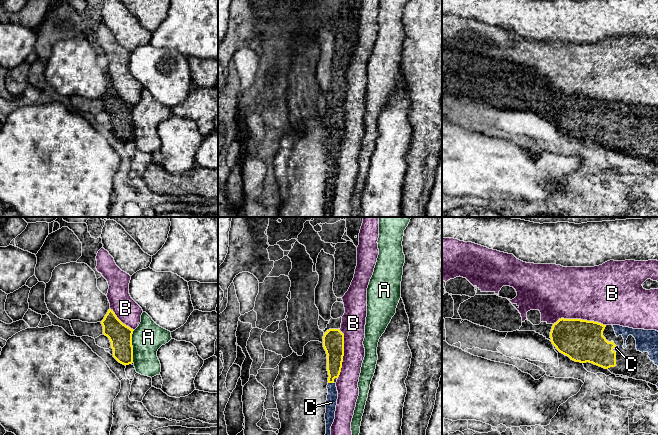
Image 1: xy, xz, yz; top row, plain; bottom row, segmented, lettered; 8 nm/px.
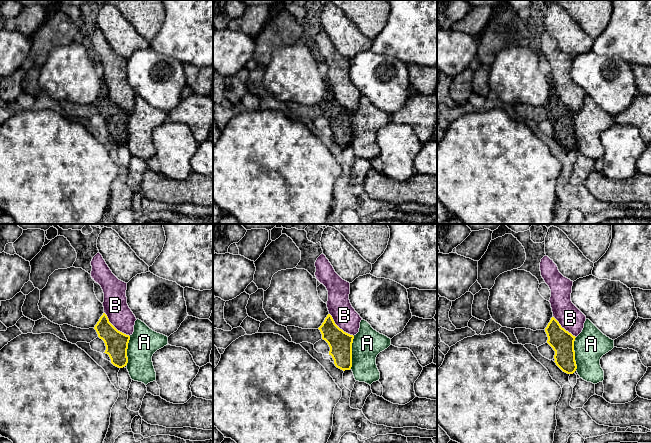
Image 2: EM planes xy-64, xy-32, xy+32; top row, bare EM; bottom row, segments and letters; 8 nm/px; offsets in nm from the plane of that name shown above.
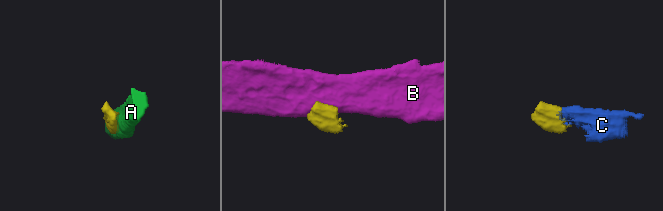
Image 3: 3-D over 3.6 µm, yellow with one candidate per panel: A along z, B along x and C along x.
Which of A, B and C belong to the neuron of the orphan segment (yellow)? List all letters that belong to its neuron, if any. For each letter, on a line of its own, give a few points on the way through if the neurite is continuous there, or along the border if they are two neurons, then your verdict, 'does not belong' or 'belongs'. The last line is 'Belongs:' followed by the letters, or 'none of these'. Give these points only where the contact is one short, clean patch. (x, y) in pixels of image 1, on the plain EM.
A: does not belong
B: does not belong
C: runs through xz (335, 128), (334, 147), (331, 158), (331, 178); belongs
Belongs: C

